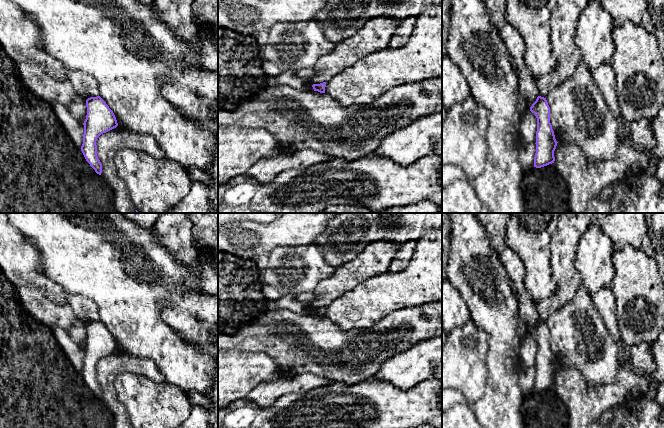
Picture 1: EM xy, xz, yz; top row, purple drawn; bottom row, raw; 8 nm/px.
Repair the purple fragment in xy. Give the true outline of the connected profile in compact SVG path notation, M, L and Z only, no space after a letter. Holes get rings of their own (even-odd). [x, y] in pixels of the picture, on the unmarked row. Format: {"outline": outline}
{"outline": "M90 321L86 324L87 339L83 347L84 358L81 375L90 390L99 399L102 397L102 388L97 380L97 362L118 350L113 335L100 321Z"}

